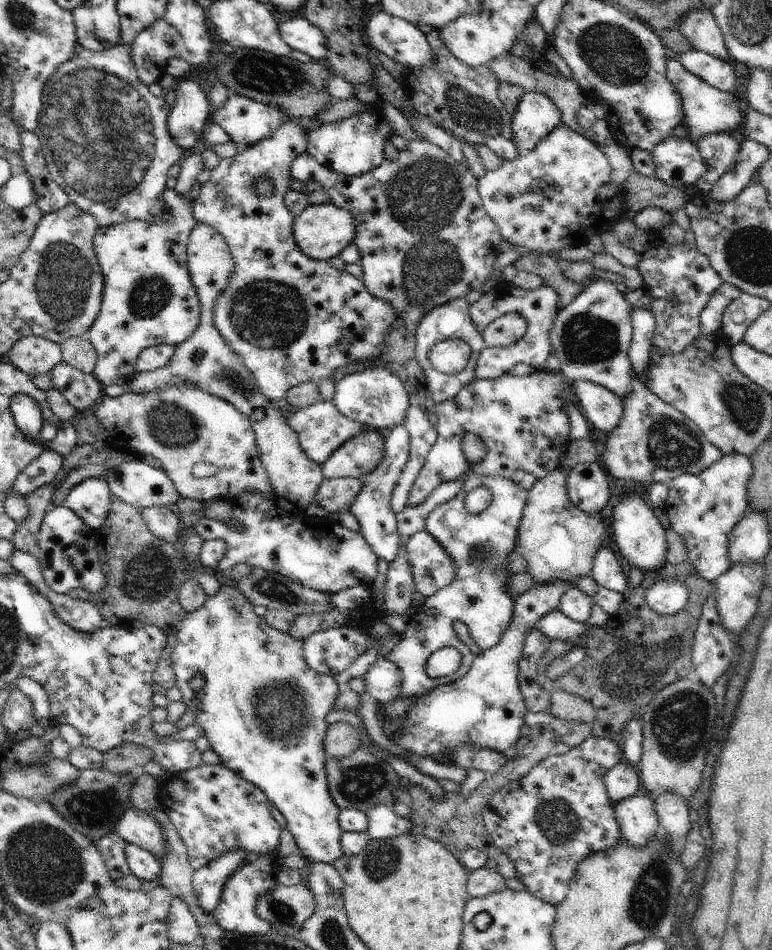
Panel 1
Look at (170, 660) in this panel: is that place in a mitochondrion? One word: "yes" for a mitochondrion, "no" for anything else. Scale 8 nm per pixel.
no

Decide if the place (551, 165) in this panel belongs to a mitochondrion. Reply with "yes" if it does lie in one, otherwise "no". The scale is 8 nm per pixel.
no

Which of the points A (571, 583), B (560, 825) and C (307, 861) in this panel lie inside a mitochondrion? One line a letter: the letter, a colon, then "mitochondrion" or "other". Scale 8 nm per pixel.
A: other
B: mitochondrion
C: other

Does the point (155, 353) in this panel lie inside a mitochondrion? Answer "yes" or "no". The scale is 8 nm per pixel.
no

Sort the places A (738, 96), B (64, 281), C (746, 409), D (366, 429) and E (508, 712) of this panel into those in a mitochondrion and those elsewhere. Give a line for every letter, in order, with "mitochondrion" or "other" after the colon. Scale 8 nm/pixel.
A: other
B: mitochondrion
C: mitochondrion
D: other
E: other

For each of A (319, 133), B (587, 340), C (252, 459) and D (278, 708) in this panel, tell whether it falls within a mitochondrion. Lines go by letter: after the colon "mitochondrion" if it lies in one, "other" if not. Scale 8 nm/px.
A: other
B: mitochondrion
C: other
D: mitochondrion

